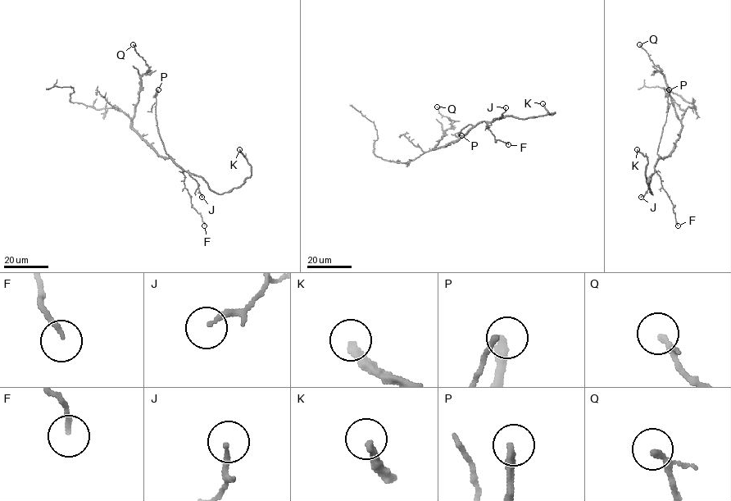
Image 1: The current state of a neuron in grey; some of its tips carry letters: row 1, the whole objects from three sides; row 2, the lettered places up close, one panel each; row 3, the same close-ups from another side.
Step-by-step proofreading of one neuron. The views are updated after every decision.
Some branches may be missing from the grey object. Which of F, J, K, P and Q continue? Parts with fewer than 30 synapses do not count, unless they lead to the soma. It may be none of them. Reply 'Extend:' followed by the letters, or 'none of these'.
Extend: K, P

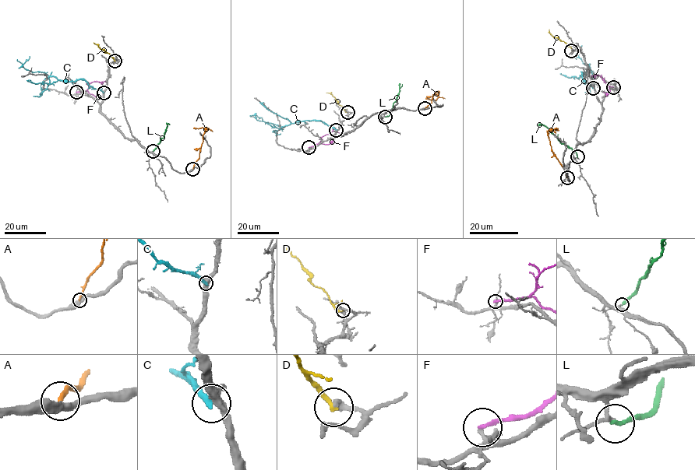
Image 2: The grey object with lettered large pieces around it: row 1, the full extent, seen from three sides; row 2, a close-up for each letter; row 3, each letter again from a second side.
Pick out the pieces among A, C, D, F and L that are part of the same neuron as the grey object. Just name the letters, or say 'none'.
none

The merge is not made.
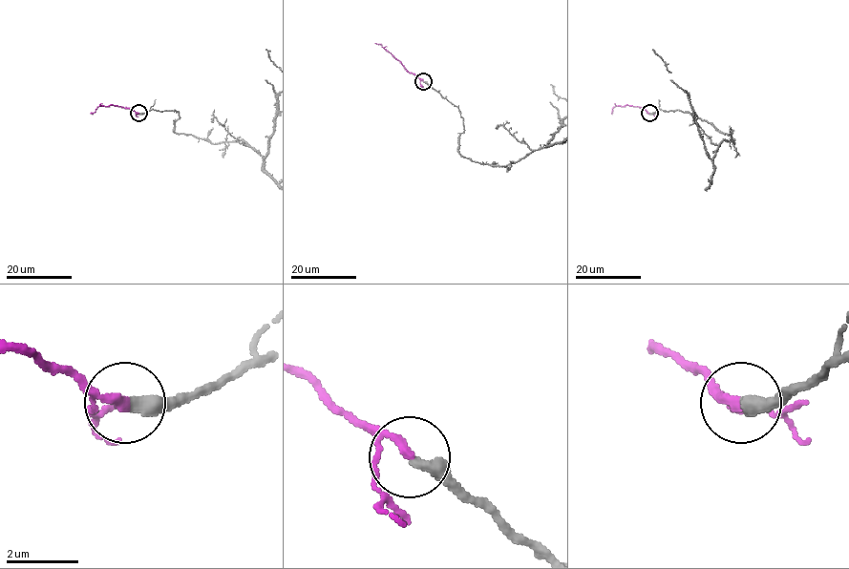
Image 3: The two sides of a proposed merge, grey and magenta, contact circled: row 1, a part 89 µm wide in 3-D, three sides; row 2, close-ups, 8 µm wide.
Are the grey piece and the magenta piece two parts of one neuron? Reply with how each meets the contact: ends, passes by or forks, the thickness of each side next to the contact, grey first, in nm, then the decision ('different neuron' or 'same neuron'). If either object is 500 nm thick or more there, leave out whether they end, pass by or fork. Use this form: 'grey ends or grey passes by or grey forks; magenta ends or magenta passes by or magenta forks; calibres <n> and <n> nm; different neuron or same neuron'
grey ends; magenta passes by; calibres 400 and 200 nm; same neuron

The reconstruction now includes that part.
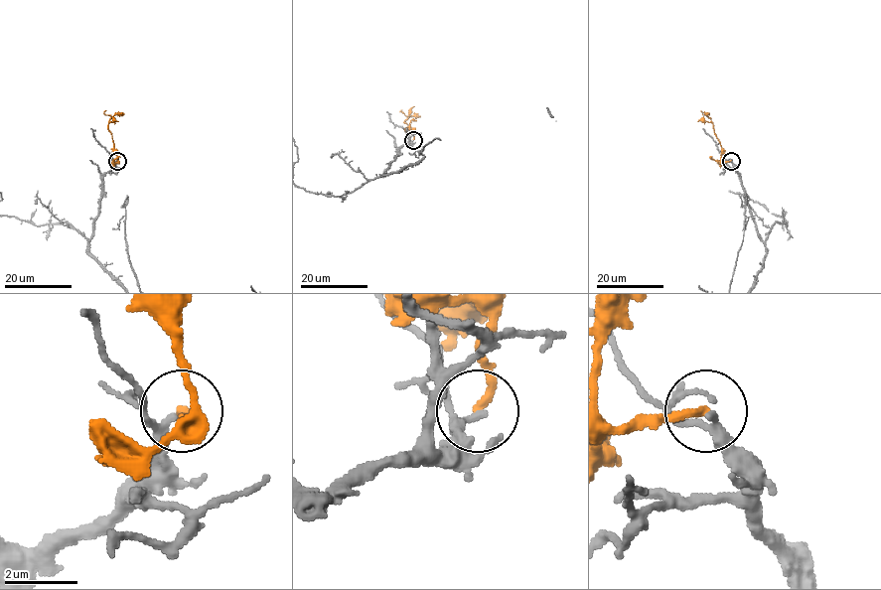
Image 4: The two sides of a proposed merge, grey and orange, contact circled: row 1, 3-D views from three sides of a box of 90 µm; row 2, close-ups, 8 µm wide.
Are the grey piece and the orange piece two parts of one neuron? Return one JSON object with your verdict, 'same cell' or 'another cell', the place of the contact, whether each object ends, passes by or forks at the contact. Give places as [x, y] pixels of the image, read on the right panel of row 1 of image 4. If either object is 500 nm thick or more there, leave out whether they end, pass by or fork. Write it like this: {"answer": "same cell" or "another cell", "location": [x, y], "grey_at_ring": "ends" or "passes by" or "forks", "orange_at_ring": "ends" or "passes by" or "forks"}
{"answer": "another cell", "location": [731, 161], "grey_at_ring": "passes by", "orange_at_ring": "ends"}

